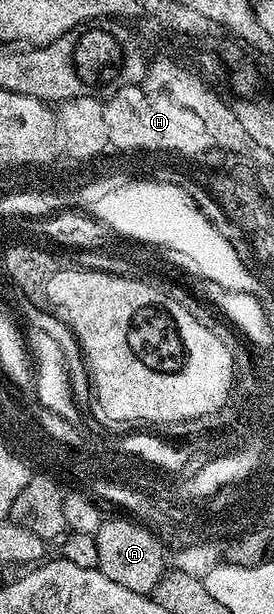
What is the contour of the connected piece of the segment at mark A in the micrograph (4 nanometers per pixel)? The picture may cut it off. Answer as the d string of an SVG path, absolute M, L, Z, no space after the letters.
M106 517L96 534L93 535L96 547L99 548L99 564L97 569L103 572L103 576L107 576L107 580L115 580L115 584L128 588L130 592L139 592L140 594L152 595L153 589L159 584L159 580L167 572L167 552L161 547L161 542L149 530L144 530L140 526L140 521L131 520L128 522L125 518L109 518Z

